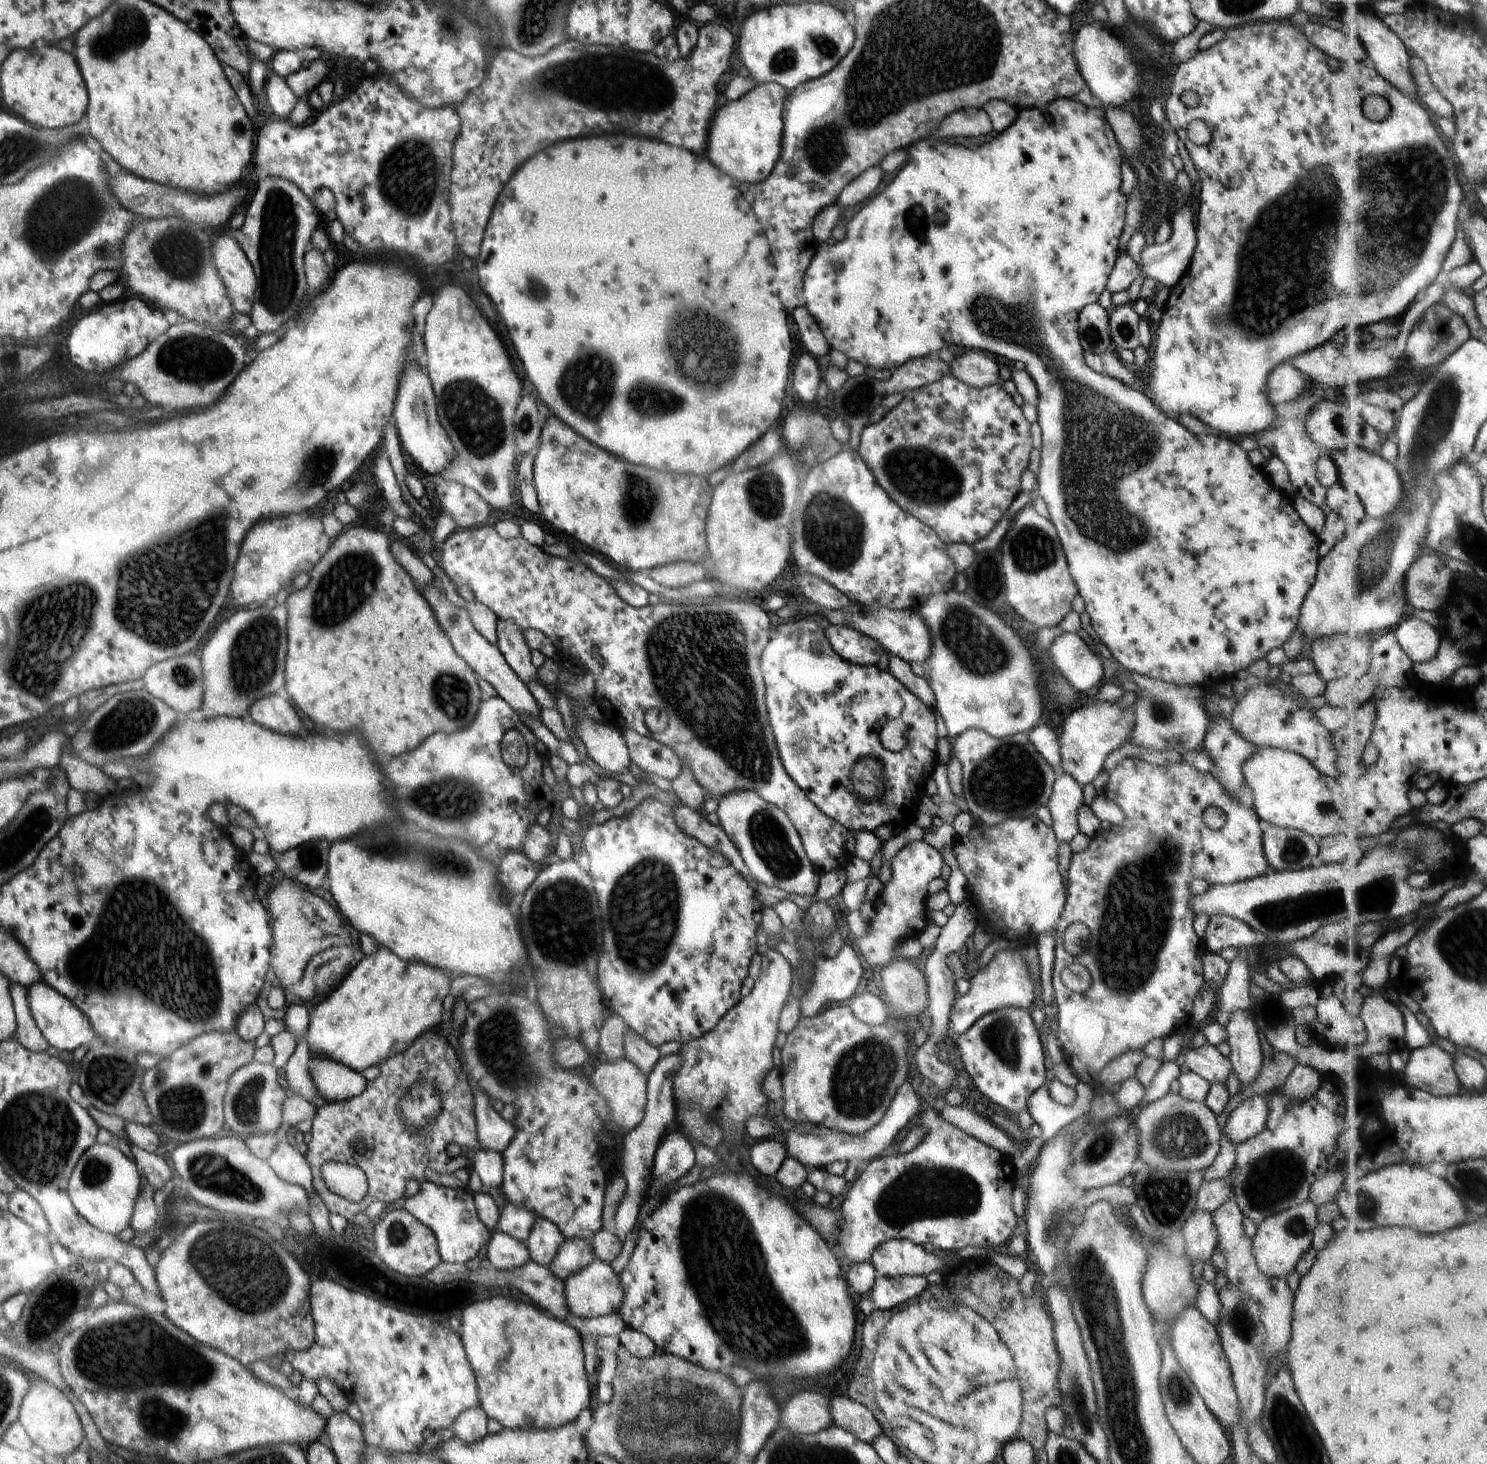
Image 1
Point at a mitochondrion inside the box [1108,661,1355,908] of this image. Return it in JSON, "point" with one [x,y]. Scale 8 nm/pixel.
{"point":[1294,851]}

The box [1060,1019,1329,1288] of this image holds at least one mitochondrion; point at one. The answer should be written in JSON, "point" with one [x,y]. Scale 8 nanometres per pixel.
{"point":[1272,1179]}

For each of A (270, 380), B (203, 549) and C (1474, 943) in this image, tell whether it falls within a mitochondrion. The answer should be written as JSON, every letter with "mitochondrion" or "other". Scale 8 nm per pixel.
{"A":"other","B":"mitochondrion","C":"mitochondrion"}

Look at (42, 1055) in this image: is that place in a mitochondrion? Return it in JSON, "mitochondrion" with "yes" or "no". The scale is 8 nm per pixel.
{"mitochondrion":"no"}

